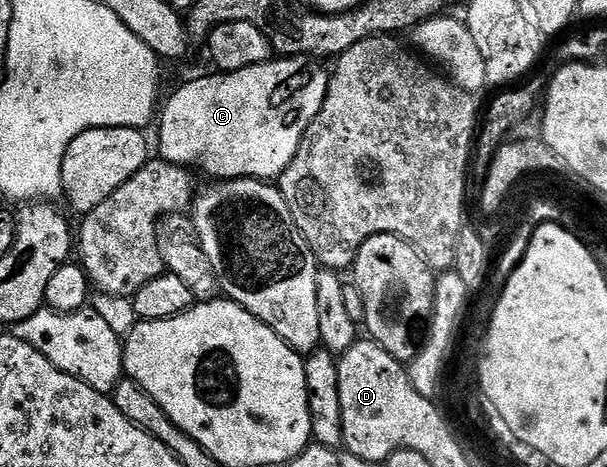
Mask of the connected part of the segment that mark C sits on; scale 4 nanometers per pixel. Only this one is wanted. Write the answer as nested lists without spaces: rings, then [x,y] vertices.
[[[301,57],[273,58],[261,65],[239,69],[235,73],[219,72],[197,78],[183,85],[159,114],[160,159],[175,166],[201,168],[212,179],[278,179],[296,155],[304,132],[316,118],[328,92],[330,75],[318,59]]]

